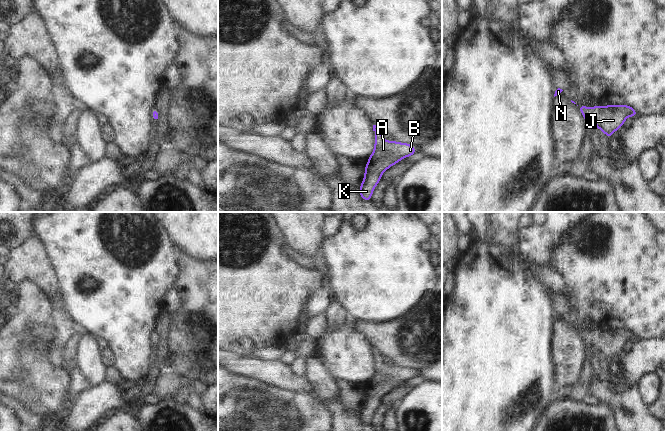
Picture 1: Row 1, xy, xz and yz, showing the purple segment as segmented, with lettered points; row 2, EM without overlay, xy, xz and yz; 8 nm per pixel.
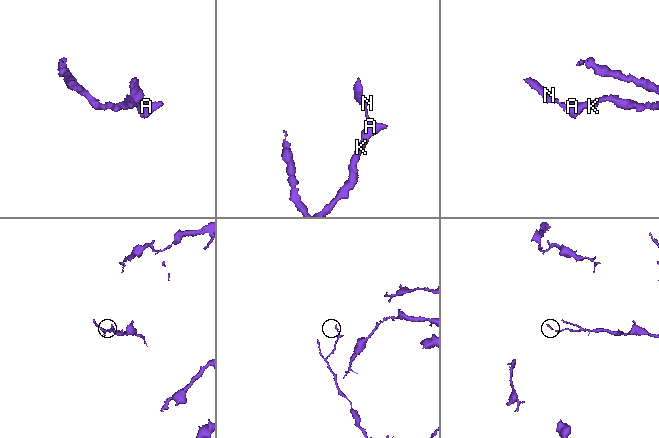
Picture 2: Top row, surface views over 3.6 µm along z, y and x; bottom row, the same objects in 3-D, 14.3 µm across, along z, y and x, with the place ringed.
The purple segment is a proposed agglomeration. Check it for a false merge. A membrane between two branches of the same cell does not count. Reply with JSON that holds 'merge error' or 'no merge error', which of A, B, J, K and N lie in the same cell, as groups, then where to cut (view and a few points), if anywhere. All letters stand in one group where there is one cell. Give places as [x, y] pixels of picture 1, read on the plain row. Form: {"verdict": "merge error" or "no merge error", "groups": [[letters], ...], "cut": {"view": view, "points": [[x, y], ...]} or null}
{"verdict": "no merge error", "groups": [["A", "B", "J", "K", "N"]], "cut": null}

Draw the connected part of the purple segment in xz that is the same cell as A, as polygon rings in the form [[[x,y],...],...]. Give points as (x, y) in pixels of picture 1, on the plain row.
[[[373,349],[375,360],[375,372],[365,391],[365,400],[359,412],[360,421],[363,424],[371,424],[375,410],[381,404],[381,399],[392,389],[401,385],[404,381],[415,378],[414,370],[407,367],[398,367],[396,365],[386,365],[382,361],[382,355],[376,349]]]

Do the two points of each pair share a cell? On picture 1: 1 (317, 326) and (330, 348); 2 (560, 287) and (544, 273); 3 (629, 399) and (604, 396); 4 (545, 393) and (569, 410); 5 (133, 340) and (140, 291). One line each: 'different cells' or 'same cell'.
1: different cells
2: same cell
3: same cell
4: different cells
5: same cell

